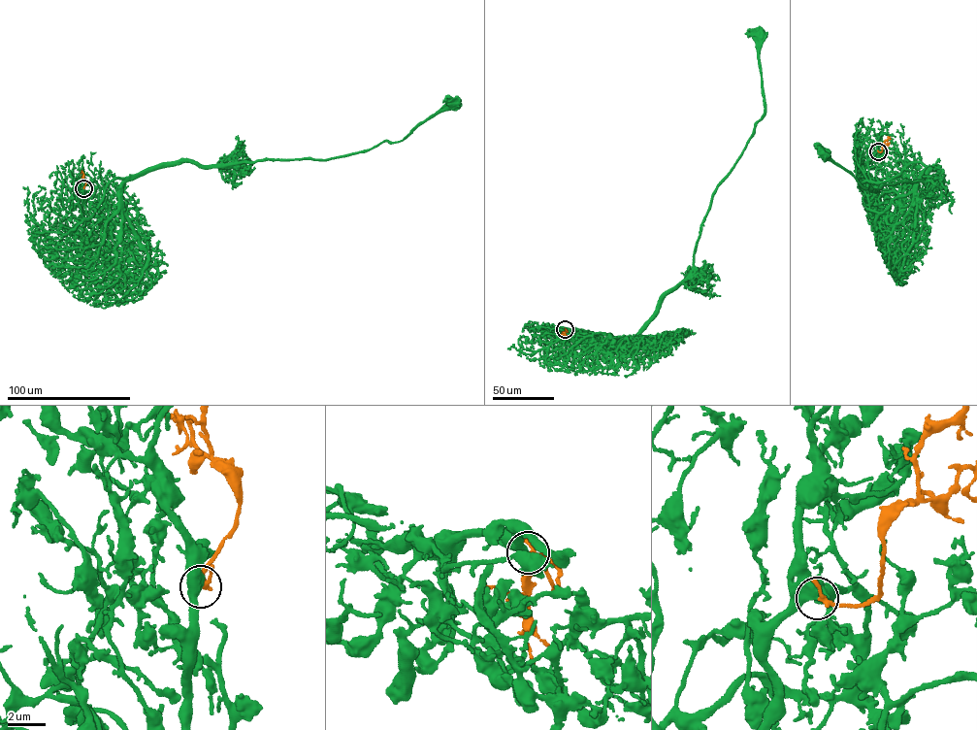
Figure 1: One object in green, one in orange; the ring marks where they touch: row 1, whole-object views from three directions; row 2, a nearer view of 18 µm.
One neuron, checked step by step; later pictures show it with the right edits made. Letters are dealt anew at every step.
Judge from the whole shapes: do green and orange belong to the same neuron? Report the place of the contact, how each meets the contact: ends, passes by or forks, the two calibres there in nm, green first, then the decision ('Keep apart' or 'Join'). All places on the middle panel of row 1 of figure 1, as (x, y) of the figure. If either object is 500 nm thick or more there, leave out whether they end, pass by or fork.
Place: (565, 329). Thickness 550 nm (green) against 200 nm. Join

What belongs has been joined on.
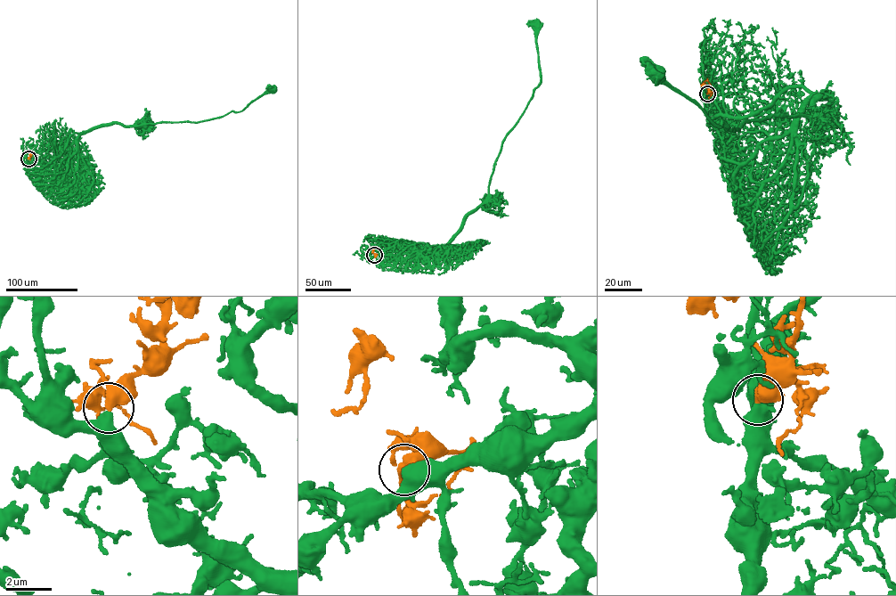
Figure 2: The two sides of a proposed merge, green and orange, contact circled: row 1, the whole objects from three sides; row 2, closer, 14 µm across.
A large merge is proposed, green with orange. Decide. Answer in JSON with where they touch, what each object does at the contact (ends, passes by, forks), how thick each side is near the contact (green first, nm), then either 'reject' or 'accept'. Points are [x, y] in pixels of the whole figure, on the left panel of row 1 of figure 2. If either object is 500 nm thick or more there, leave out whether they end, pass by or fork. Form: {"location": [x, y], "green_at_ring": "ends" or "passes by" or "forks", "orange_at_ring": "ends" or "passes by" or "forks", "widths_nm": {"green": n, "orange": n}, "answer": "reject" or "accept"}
{"location": [28, 159], "widths_nm": {"green": 600, "orange": 440}, "answer": "accept"}

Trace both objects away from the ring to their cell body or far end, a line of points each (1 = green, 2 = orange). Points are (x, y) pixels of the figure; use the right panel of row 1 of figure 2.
1: (706, 94), (709, 125), (708, 121), (720, 115), (739, 119), (758, 111), (792, 87), (802, 86), (828, 98)
2: (707, 93), (711, 84), (706, 80), (705, 85), (704, 83)

